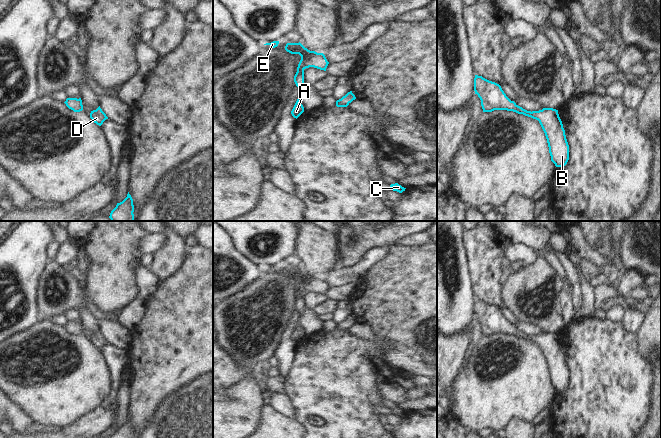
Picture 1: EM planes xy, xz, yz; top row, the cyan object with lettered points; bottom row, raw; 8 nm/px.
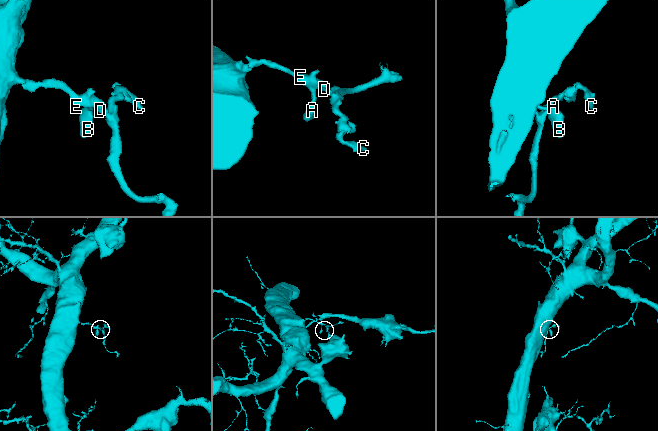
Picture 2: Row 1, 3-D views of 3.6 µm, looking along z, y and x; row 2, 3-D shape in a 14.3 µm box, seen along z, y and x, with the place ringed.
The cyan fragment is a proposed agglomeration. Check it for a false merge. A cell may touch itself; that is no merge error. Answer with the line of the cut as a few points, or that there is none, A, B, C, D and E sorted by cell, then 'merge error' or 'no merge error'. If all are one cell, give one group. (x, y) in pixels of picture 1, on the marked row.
cut none; groups A B C D E; no merge error

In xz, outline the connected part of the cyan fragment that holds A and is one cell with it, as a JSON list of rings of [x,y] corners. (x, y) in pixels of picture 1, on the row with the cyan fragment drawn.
[[[298,96],[298,99],[291,111],[291,114],[294,118],[298,118],[302,113],[304,112],[304,107],[303,105],[300,103],[299,101],[299,96]]]

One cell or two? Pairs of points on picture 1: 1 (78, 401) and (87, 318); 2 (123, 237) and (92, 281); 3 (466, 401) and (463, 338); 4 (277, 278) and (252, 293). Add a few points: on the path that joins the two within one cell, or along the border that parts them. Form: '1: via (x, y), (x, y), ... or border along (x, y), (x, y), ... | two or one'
1: border along (82, 334), (89, 339) | two
2: via (113, 248), (112, 261), (103, 270) | one
3: border along (462, 366), (449, 386) | two
4: via (271, 284), (262, 293), (258, 293) | one

